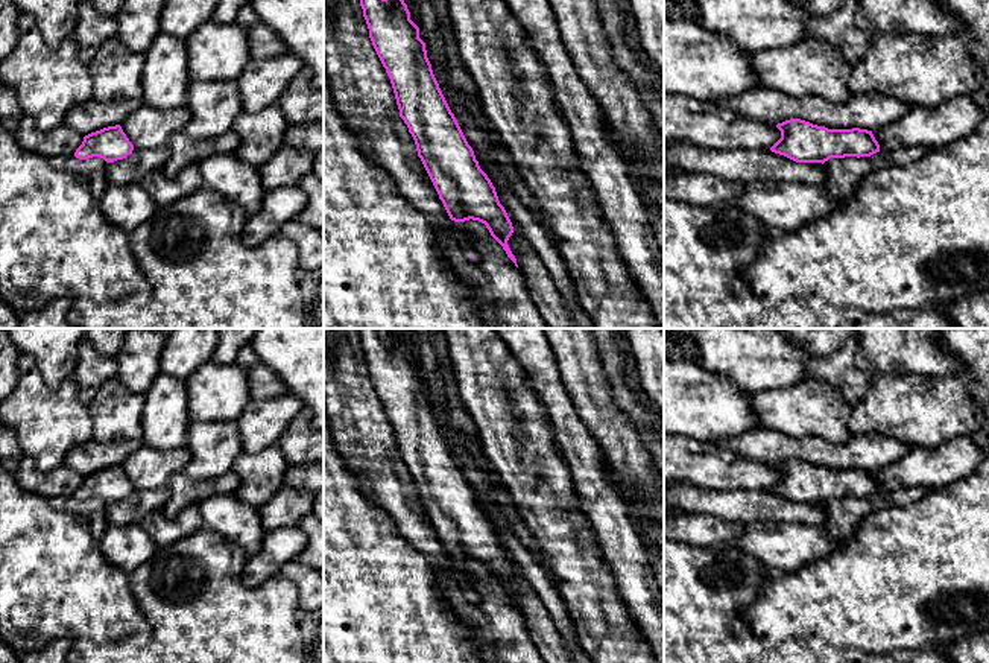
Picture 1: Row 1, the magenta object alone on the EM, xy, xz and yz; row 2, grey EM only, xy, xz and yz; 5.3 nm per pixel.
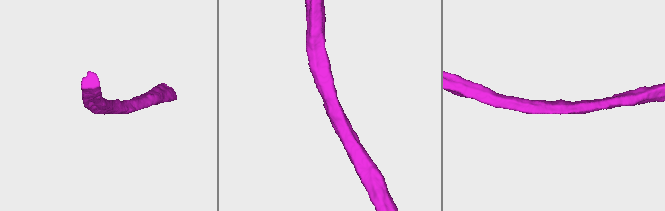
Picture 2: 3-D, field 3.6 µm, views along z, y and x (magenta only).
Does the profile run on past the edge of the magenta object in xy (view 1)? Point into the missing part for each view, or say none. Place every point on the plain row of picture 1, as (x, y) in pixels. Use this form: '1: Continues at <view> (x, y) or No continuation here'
1: No continuation here

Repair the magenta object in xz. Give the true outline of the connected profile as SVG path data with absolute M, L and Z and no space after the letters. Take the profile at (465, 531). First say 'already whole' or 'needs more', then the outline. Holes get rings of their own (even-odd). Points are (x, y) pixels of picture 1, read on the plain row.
already whole; M359 328L360 347L363 350L363 357L369 370L372 386L390 420L400 450L400 458L404 461L409 473L415 481L418 497L421 499L450 560L454 563L465 563L472 560L485 564L491 576L503 587L507 598L518 608L517 599L507 585L507 581L513 573L512 563L504 547L498 541L495 528L492 526L488 515L480 509L472 488L468 485L454 455L451 453L439 429L439 424L431 411L431 404L427 398L425 383L419 379L419 368L410 360L410 353L403 338L397 336L390 328L386 328L386 332L387 336L383 339L380 336L380 328Z

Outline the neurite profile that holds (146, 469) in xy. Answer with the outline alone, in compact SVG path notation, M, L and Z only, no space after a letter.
M143 444L122 464L122 470L134 485L134 490L155 490L167 485L173 474L184 471L191 453L187 447L160 450Z

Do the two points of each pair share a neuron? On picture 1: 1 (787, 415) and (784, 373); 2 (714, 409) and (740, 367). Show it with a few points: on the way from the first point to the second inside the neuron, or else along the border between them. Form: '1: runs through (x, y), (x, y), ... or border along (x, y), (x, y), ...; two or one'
1: border along (807, 377), (787, 387), (760, 390), (751, 394); two
2: border along (699, 365), (708, 371), (725, 374), (749, 393); two

